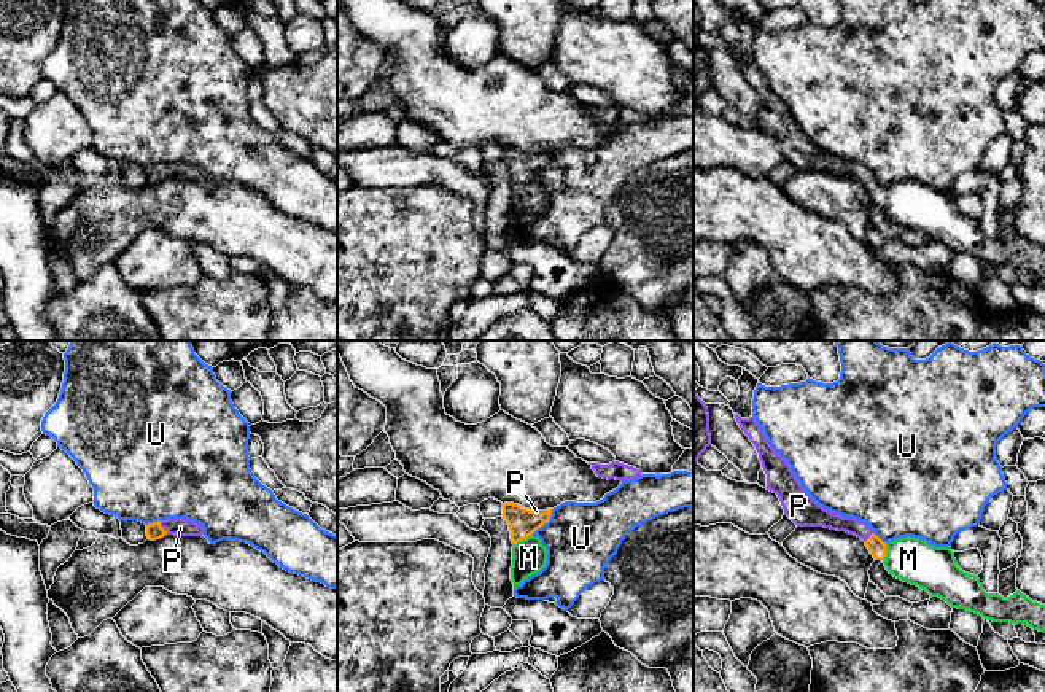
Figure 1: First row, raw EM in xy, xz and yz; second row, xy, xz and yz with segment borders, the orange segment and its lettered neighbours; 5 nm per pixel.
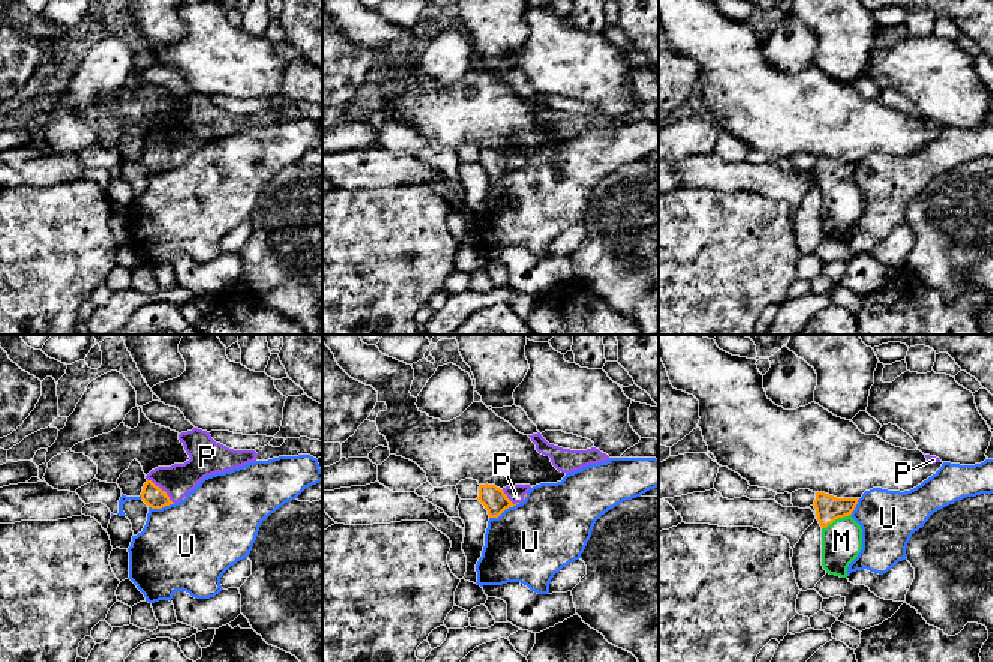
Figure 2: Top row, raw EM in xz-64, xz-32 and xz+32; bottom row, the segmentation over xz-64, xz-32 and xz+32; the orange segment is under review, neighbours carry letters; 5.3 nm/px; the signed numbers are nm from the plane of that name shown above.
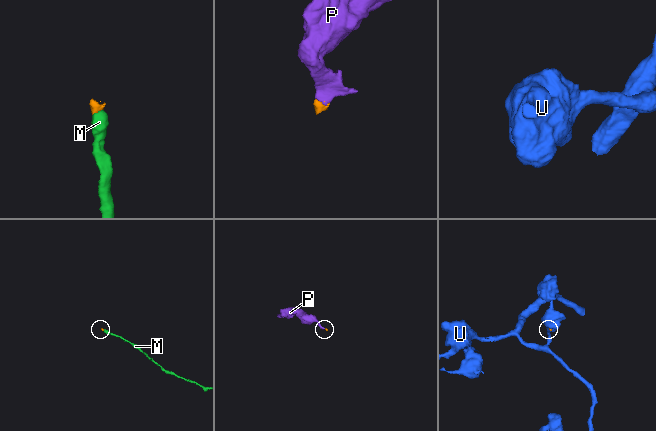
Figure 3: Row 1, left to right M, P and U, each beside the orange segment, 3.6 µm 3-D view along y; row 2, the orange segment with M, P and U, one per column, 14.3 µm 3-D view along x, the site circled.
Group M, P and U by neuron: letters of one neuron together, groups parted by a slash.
M P / U

